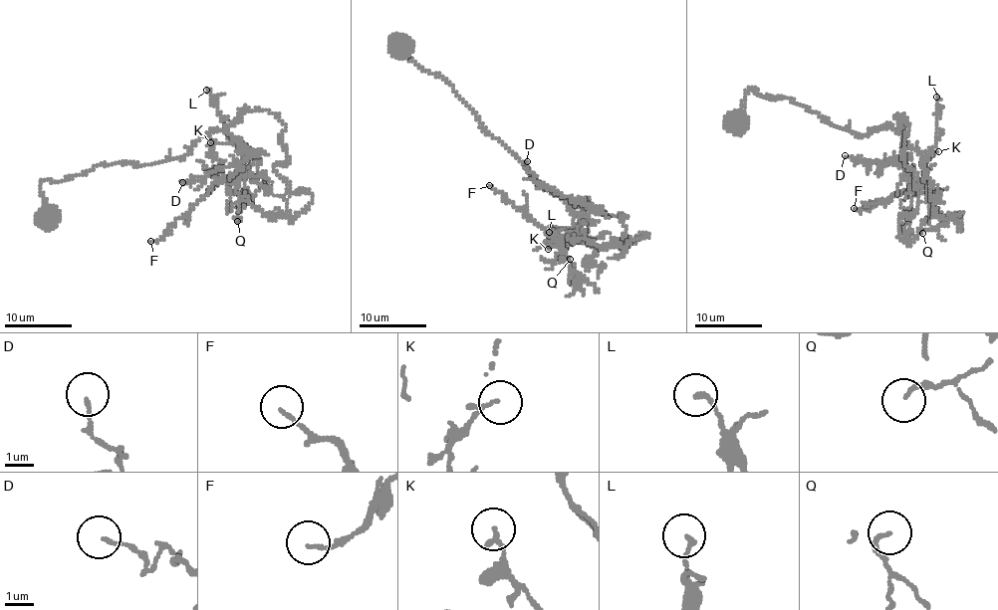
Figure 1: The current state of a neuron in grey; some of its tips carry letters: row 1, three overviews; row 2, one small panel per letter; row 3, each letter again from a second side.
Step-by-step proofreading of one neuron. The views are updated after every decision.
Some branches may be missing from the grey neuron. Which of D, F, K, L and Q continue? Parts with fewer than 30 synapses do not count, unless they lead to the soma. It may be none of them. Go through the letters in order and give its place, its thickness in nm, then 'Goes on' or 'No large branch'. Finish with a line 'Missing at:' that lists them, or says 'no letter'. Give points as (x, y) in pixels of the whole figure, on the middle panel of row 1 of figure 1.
D: Place: (527, 161). Thickness 110 nm. No large branch
F: Place: (489, 185). Thickness 110 nm. No large branch
K: Place: (548, 249). Thickness 130 nm. No large branch
L: Place: (549, 232). Thickness 170 nm. No large branch
Q: Place: (570, 259). Thickness 120 nm. No large branch
Missing at: no letter

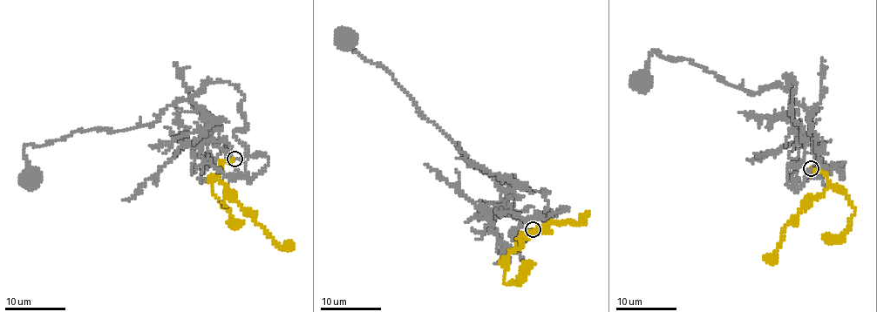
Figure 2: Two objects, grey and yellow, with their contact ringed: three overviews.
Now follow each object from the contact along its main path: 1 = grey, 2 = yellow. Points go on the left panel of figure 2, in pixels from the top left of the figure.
1: (234, 159), (249, 180), (268, 159), (234, 134), (243, 95), (219, 81), (152, 125), (26, 144), (31, 179)
2: (234, 159), (221, 163), (219, 170), (227, 190), (282, 249), (293, 245)

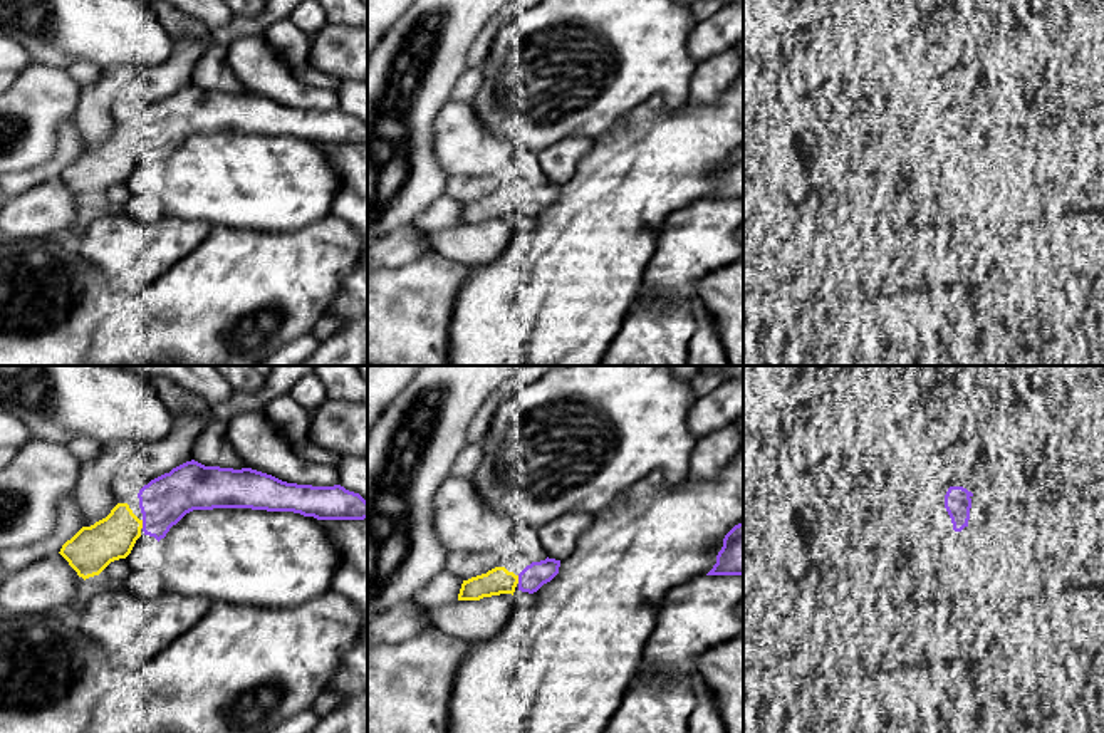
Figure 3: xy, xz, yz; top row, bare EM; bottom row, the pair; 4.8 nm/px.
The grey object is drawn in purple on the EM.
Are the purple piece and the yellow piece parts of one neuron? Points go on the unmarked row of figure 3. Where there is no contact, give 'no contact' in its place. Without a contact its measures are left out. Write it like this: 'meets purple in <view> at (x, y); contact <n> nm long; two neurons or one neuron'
meets purple in xy at (143, 148); contact 40 nm long; one neuron

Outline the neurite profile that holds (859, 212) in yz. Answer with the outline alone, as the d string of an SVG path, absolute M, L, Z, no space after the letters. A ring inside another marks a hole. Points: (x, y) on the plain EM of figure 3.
M896 151L824 220L825 248L839 250L866 237L906 196L909 183L911 173Z

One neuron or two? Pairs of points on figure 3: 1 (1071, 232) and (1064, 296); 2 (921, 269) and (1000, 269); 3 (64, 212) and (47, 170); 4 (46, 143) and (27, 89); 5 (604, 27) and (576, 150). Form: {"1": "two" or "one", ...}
{"1": "two", "2": "two", "3": "two", "4": "one", "5": "two"}

